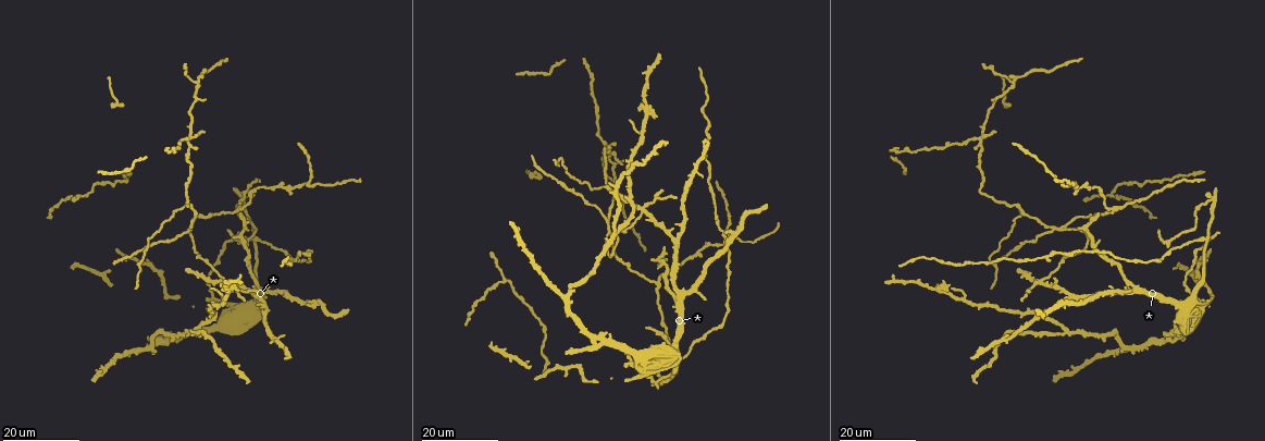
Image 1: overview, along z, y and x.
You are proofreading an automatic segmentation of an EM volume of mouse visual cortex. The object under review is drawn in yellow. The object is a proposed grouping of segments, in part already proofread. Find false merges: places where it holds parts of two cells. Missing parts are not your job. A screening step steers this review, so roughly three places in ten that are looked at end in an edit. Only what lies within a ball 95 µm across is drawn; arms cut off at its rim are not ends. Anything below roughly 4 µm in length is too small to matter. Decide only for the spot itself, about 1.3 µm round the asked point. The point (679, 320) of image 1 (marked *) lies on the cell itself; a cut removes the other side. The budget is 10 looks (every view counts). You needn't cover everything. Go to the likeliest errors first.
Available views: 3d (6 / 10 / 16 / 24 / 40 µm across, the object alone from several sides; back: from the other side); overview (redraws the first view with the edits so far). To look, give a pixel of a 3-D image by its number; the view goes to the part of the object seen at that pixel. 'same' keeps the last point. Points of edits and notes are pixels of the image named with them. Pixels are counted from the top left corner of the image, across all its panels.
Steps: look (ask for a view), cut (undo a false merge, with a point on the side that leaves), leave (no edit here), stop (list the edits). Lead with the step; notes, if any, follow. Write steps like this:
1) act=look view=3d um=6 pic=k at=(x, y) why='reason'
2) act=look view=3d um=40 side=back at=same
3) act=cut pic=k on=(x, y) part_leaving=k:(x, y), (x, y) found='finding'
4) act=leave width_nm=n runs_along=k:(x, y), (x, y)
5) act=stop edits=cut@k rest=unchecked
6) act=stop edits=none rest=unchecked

act=look view=3d um=16 pic=1 at=(221, 297) why='thin arm on a thick one'

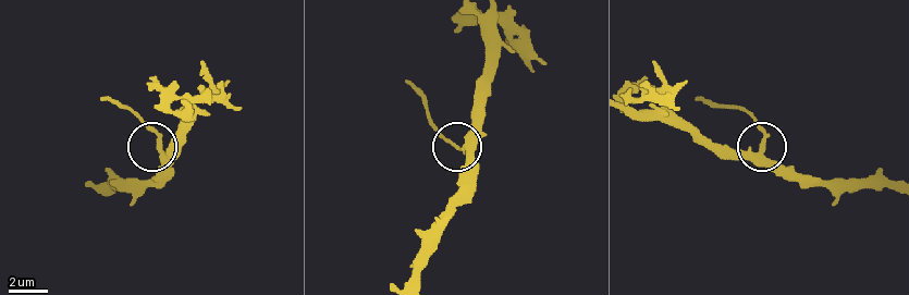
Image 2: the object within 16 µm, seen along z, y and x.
act=look view=3d um=10 pic=2 at=(464, 149)

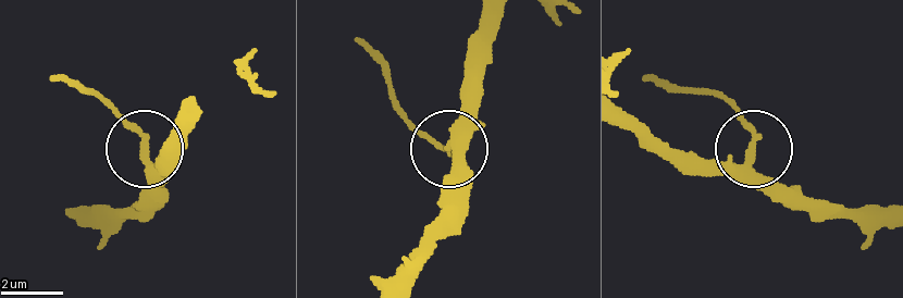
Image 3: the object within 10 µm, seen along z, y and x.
act=leave side_arm_um=6 runs_along=3:(82, 214), (121, 214), (149, 184), (139, 137), (106, 100) found='one cell here'

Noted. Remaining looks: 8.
act=look view=3d um=24 pic=1 at=(978, 138) why='four arms meet'

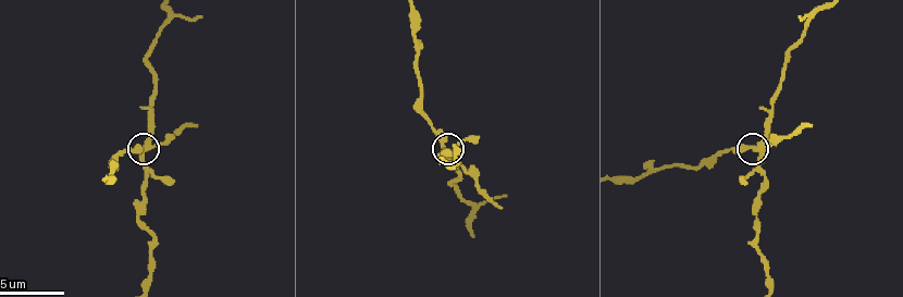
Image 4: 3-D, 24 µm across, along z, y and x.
act=look view=3d um=10 pic=4 at=(145, 148)

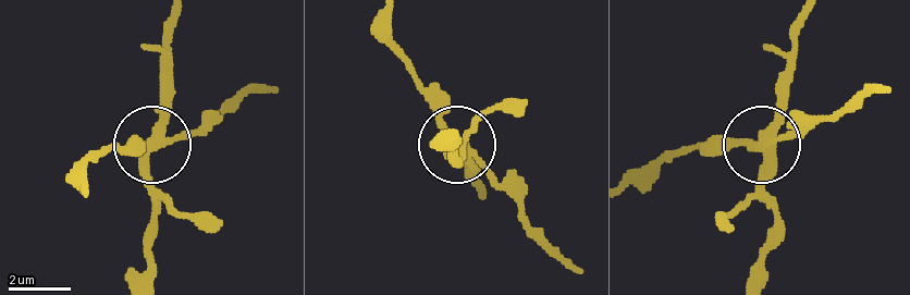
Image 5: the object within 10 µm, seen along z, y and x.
act=cut pic=5 on=(133, 155) arms=4 found='a second cell is stuck on'

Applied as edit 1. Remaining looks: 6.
act=look view=3d um=16 pic=1 at=(1062, 228) why='three-way junction'

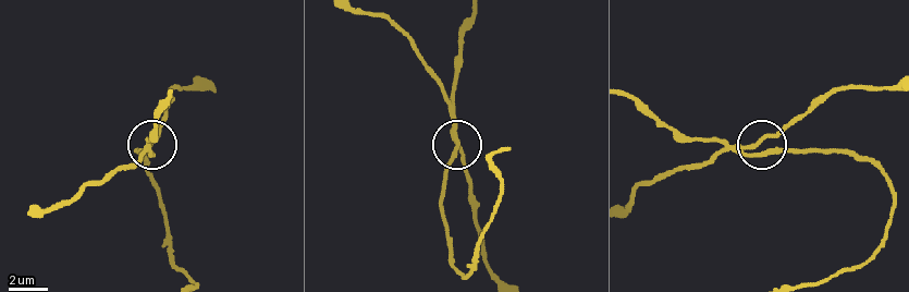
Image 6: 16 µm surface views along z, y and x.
act=look view=3d um=6 pic=6 at=(756, 145)

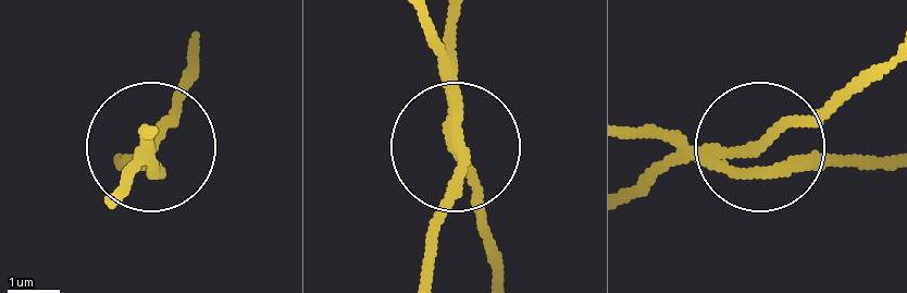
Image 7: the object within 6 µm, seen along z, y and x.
act=leave width_nm=210 found='all the same cell'

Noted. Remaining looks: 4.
act=look view=3d um=16 pic=1 at=(1013, 84) why='thin arm on a thick one'

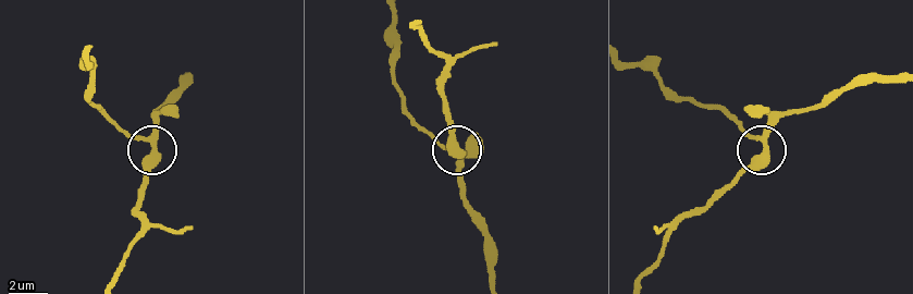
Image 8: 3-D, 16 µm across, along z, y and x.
act=look view=3d um=6 pic=8 at=(145, 138) why='closer look'

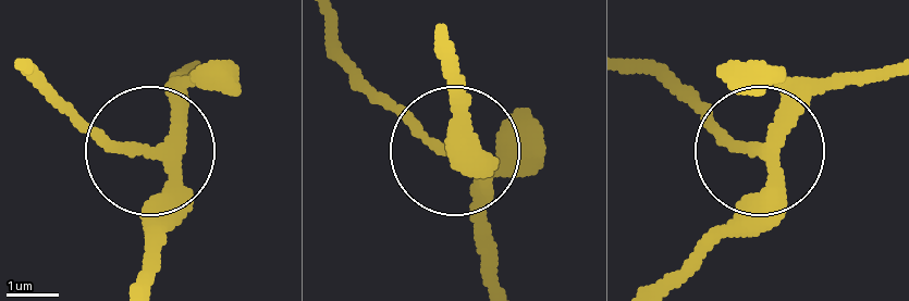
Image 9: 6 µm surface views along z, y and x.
act=leave width_nm=240 runs_along=9:(668, 277), (760, 187), (768, 161), (660, 74) found='continuous, no second cell'

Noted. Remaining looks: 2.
act=look view=3d um=24 pic=1 at=(1040, 279) why='looks like a crossing'

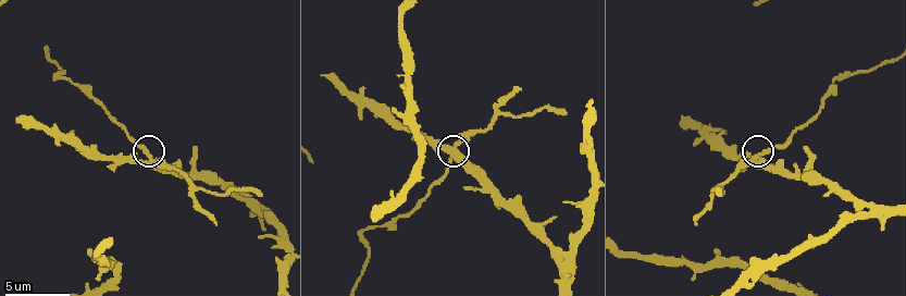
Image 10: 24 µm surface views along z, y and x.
act=look view=3d um=6 pic=10 at=(758, 154)

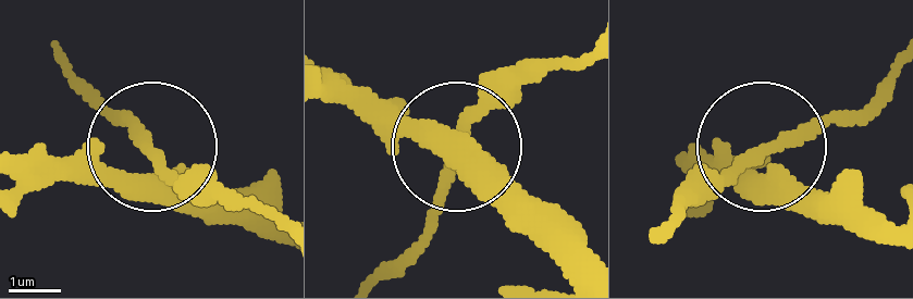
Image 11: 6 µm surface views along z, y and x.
act=leave width_nm=320 runs_along=11:(275, 238), (210, 213), (155, 157), (120, 174), (28, 174) found='all the same cell'

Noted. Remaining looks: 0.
act=stop edits=cut@5 rest=unchecked

